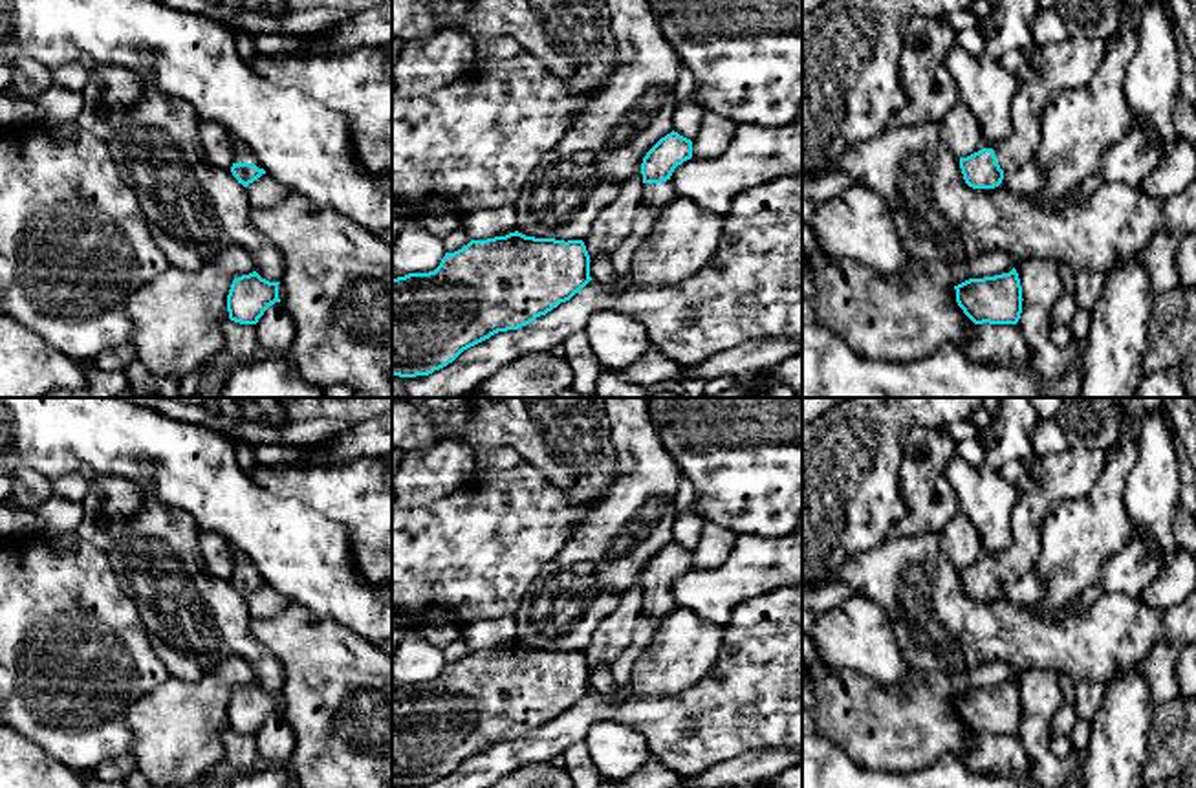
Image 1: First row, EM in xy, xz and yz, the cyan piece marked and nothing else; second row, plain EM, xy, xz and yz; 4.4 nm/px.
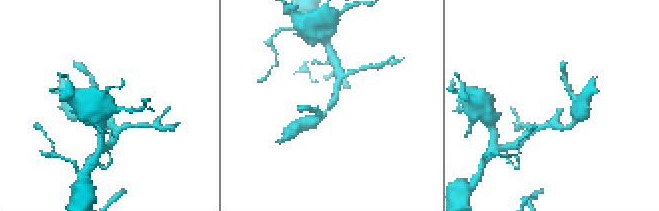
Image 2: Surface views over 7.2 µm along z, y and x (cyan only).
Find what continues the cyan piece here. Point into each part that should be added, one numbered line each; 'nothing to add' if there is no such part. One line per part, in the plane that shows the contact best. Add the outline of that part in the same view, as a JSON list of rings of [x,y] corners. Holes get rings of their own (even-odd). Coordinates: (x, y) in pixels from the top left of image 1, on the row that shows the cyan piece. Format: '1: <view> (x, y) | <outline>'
1: xy (242, 153) | [[[233,136],[234,161],[233,163],[253,163],[262,169],[260,161],[253,154],[253,150],[236,136]]]

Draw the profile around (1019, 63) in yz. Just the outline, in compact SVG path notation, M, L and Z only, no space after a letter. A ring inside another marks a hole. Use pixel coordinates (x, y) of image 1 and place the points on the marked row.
M1009 49L1000 55L1002 66L1022 82L1033 68L1031 49Z

